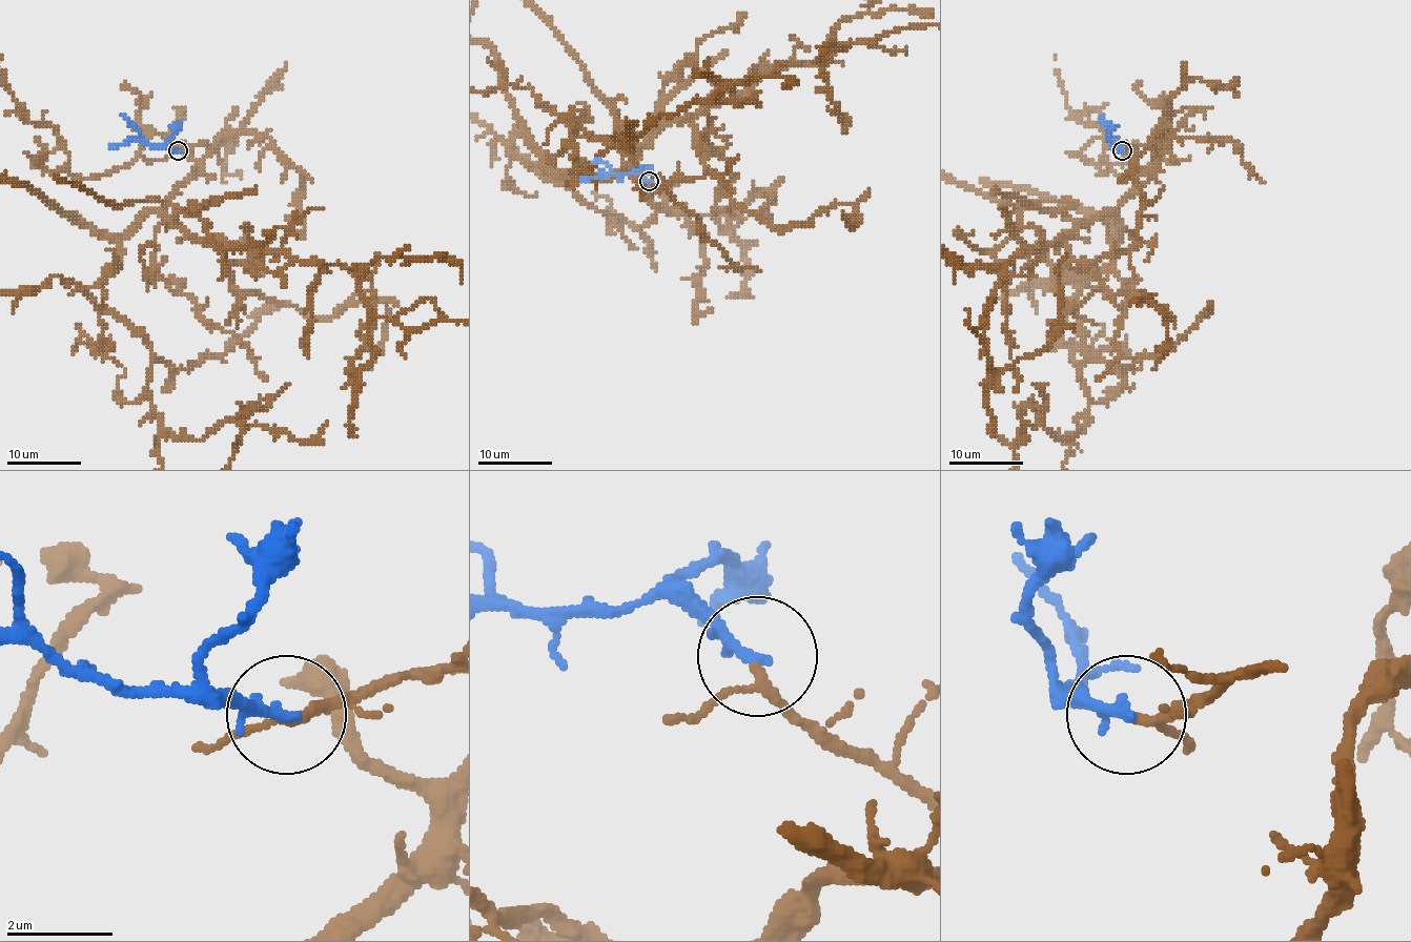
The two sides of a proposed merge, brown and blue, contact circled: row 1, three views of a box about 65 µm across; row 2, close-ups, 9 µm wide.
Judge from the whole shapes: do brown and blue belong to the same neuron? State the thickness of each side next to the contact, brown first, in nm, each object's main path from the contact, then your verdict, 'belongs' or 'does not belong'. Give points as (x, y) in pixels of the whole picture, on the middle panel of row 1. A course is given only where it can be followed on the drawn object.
calibres 140 and 240 nm; course brown (649, 182), (679, 211), (647, 195), (638, 150), (839, 43), (822, 69), (849, 124); course blue (649, 180), (636, 172), (619, 175), (606, 163), (591, 161); belongs

